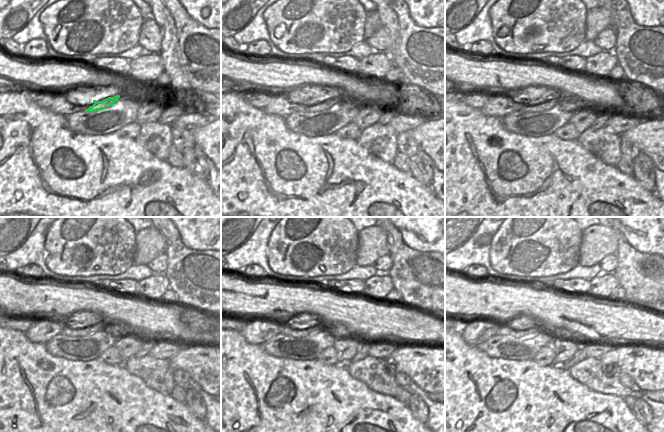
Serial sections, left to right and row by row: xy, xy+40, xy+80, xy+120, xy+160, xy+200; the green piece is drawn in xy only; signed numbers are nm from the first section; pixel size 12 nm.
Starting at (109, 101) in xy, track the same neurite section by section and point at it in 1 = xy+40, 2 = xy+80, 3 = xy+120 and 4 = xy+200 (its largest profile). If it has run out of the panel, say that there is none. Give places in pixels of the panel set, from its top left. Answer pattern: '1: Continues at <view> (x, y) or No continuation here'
1: Continues at xy+40 (323, 104)
2: Continues at xy+80 (543, 105)
3: Continues at xy+120 (87, 330)
4: Continues at xy+200 (503, 330)

